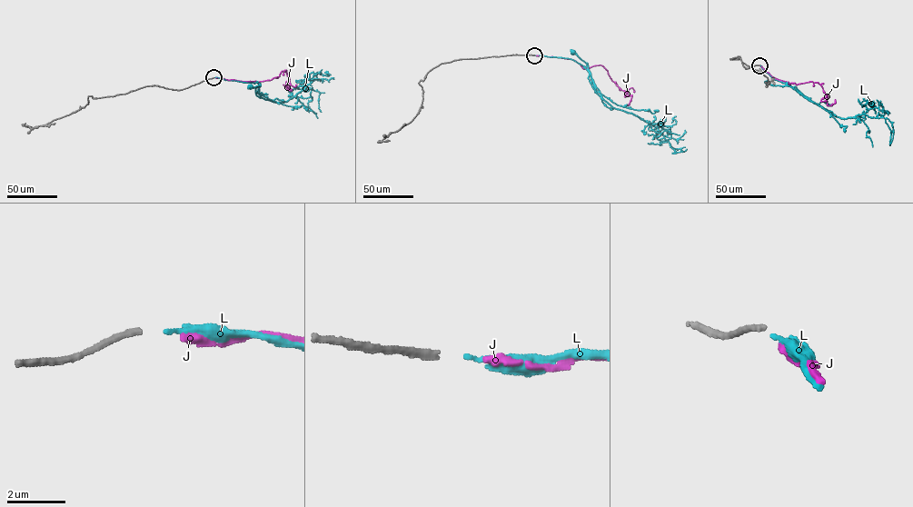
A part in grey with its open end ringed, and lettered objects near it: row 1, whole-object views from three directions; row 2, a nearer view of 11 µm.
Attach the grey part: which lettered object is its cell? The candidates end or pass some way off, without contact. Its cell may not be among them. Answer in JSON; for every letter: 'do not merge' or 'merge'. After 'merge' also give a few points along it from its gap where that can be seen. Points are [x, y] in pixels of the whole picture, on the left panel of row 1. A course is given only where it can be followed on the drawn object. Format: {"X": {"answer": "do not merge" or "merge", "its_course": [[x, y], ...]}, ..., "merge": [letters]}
{"J": {"answer": "do not merge"}, "L": {"answer": "merge", "its_course": [[214, 77], [260, 84], [257, 91], [261, 95], [261, 84], [250, 86]]}, "merge": ["L"]}

